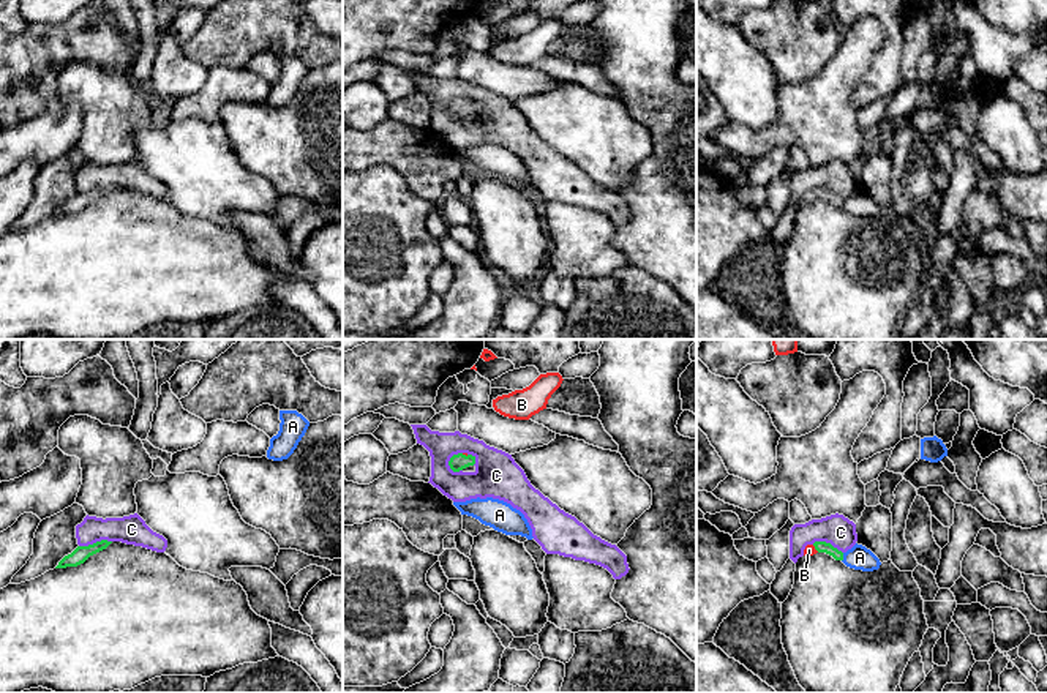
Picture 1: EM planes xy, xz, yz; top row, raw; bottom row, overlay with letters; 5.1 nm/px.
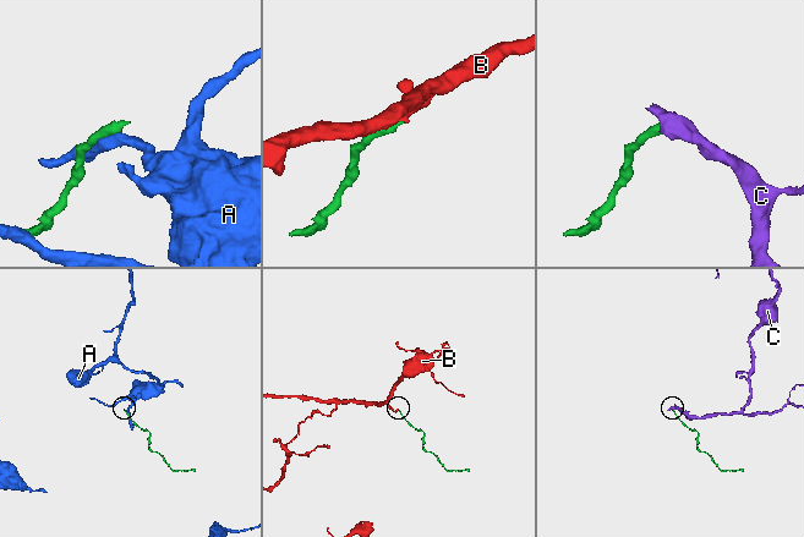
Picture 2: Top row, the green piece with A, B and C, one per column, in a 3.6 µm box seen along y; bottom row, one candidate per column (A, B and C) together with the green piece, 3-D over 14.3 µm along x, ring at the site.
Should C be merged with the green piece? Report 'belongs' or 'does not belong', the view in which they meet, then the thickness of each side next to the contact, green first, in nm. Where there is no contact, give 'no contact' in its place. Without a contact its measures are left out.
does not belong; contact in xz; calibres 90 and 220 nm

